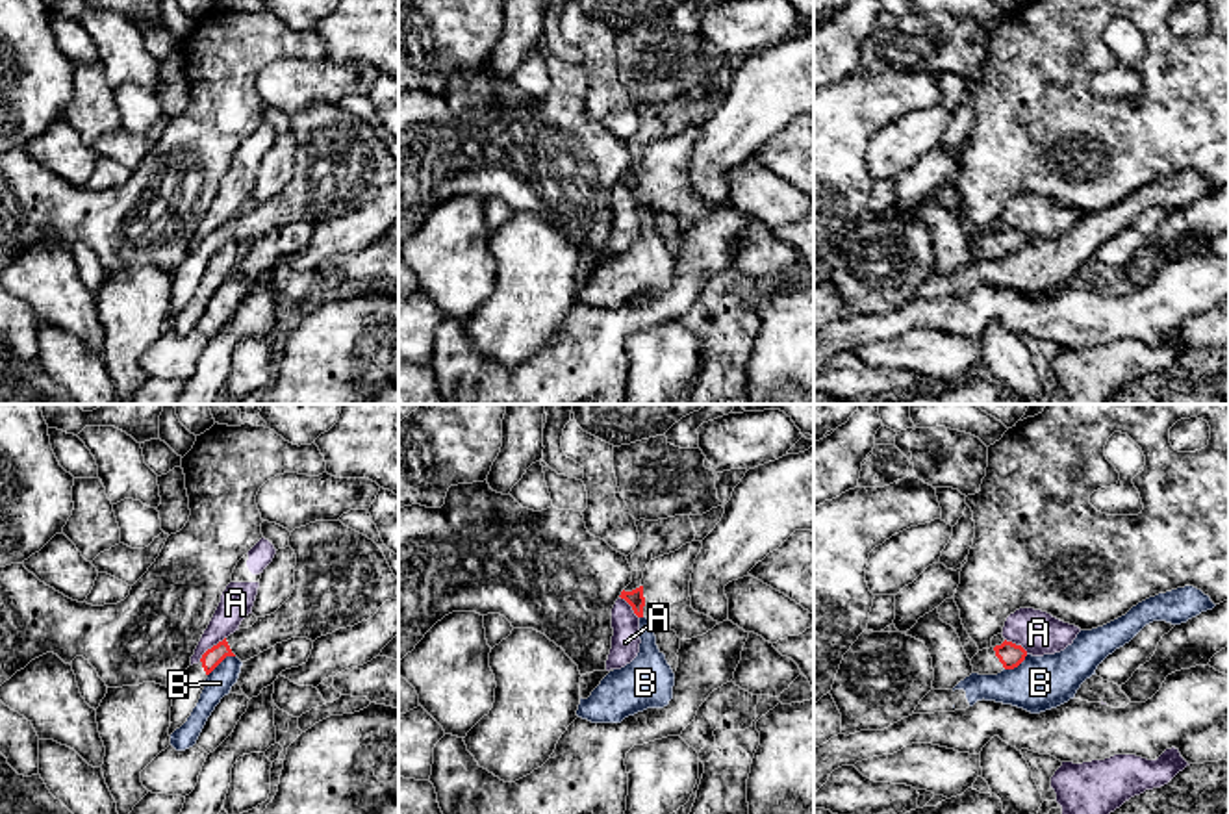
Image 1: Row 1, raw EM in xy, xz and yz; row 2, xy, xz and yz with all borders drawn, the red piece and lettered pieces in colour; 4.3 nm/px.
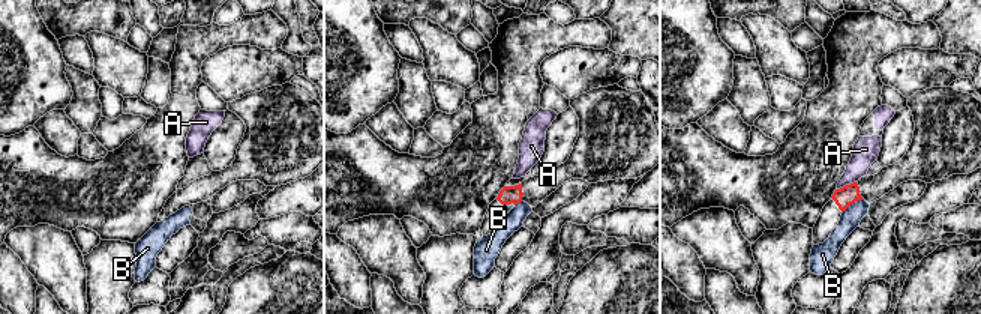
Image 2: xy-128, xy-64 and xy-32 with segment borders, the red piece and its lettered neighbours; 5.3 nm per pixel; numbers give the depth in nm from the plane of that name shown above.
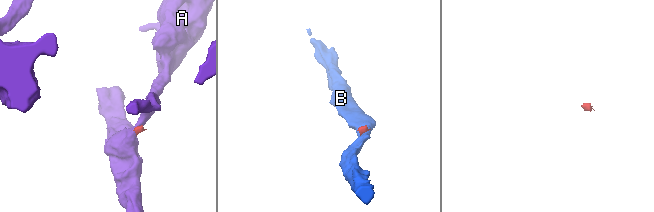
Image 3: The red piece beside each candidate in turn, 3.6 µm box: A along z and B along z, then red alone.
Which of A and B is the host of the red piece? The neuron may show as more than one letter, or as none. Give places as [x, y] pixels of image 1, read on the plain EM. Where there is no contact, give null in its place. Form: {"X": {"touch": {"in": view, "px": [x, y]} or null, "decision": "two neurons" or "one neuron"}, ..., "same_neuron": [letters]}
{"A": {"touch": {"in": "xy", "px": [212, 232]}, "decision": "two neurons"}, "B": {"touch": {"in": "xy", "px": [221, 245]}, "decision": "two neurons"}, "same_neuron": []}

